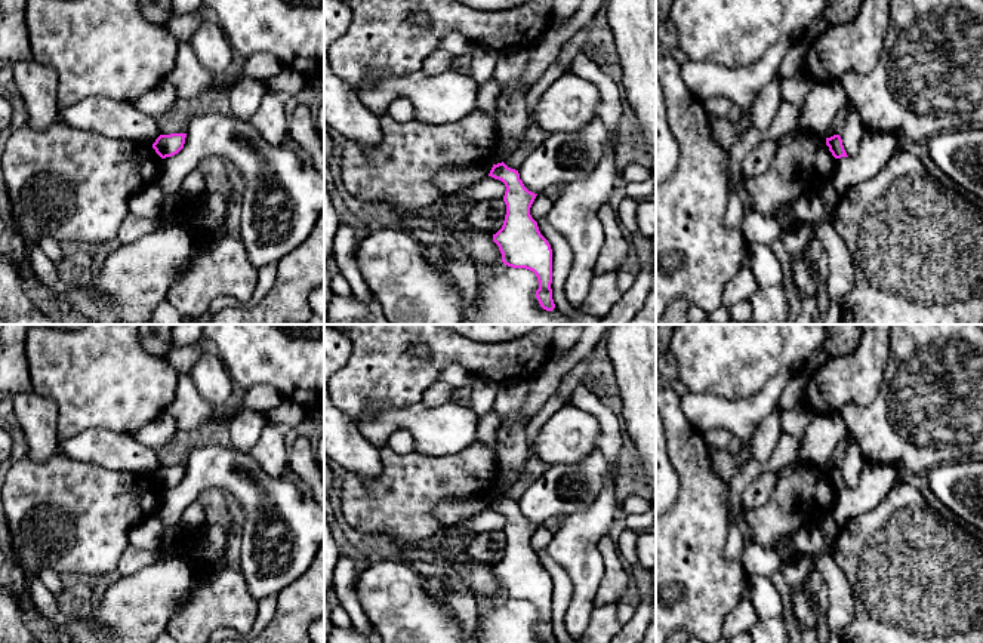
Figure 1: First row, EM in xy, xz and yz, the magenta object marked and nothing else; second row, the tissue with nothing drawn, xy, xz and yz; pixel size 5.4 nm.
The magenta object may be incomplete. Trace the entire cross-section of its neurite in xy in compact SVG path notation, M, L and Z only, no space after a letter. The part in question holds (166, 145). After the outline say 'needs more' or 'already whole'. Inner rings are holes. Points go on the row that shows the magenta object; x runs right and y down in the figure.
M187 133L160 135L152 148L161 159L172 157L184 148L185 138Z; already whole

